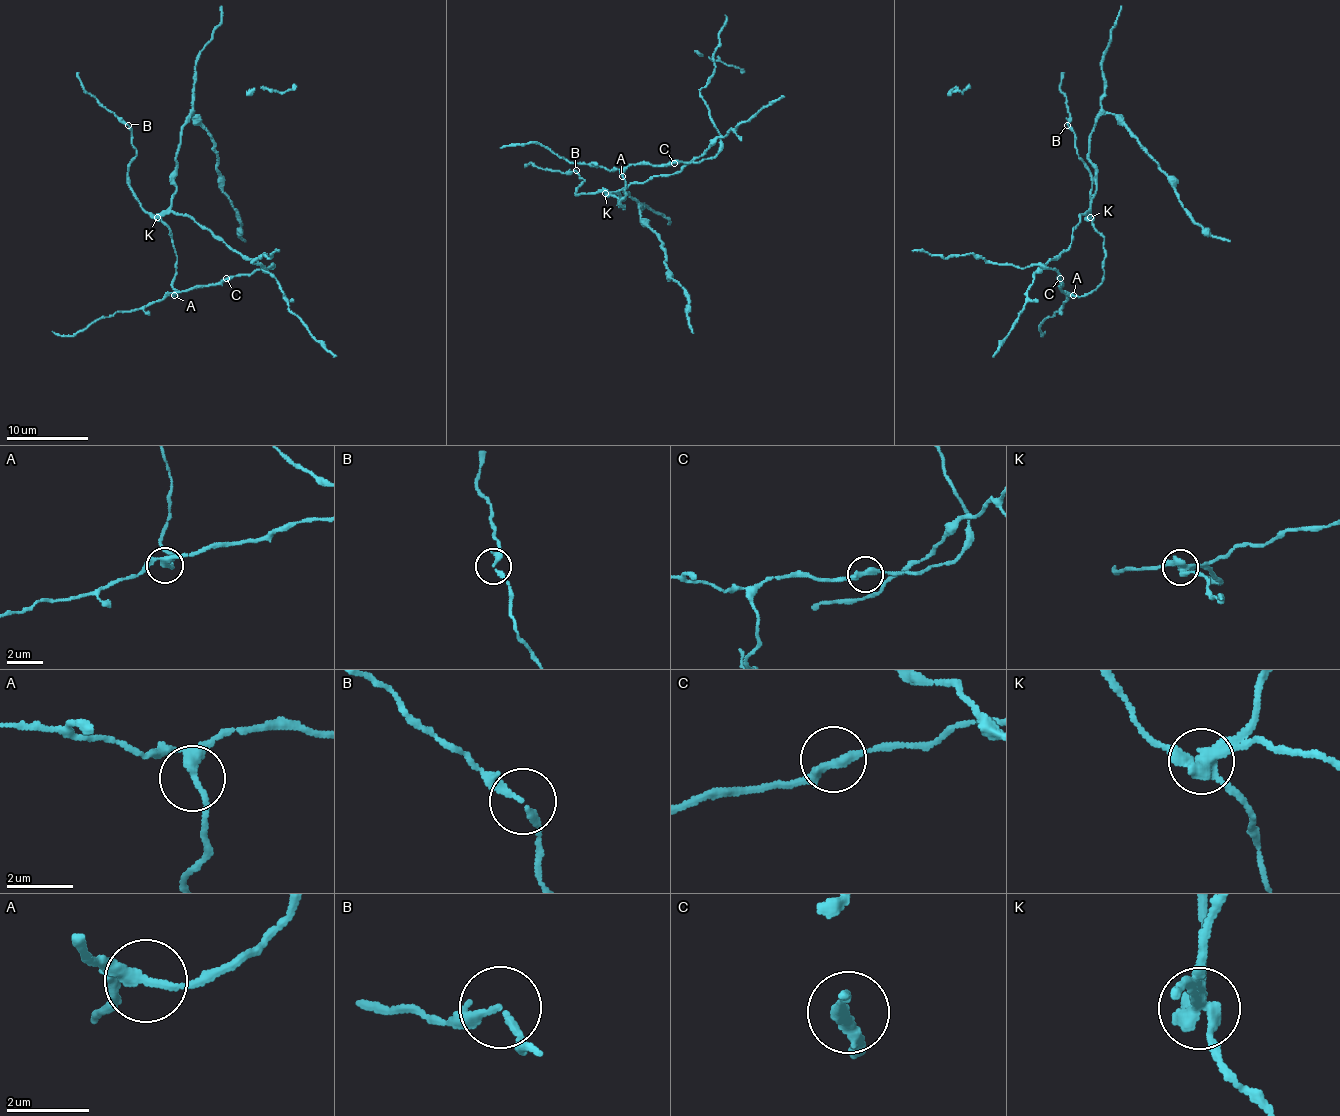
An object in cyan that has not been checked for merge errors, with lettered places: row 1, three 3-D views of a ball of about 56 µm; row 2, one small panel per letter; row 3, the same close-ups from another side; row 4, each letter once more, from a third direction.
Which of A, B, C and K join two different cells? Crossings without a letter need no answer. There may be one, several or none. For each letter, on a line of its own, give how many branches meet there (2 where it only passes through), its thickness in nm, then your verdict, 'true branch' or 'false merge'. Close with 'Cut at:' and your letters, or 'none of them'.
A: 3 branches meet; 240 nm thick; true branch
B: 3 branches meet; 150 nm thick; true branch
C: 2 branches meet; 280 nm thick; true branch
K: 3 branches meet; 360 nm thick; false merge
Cut at: K

